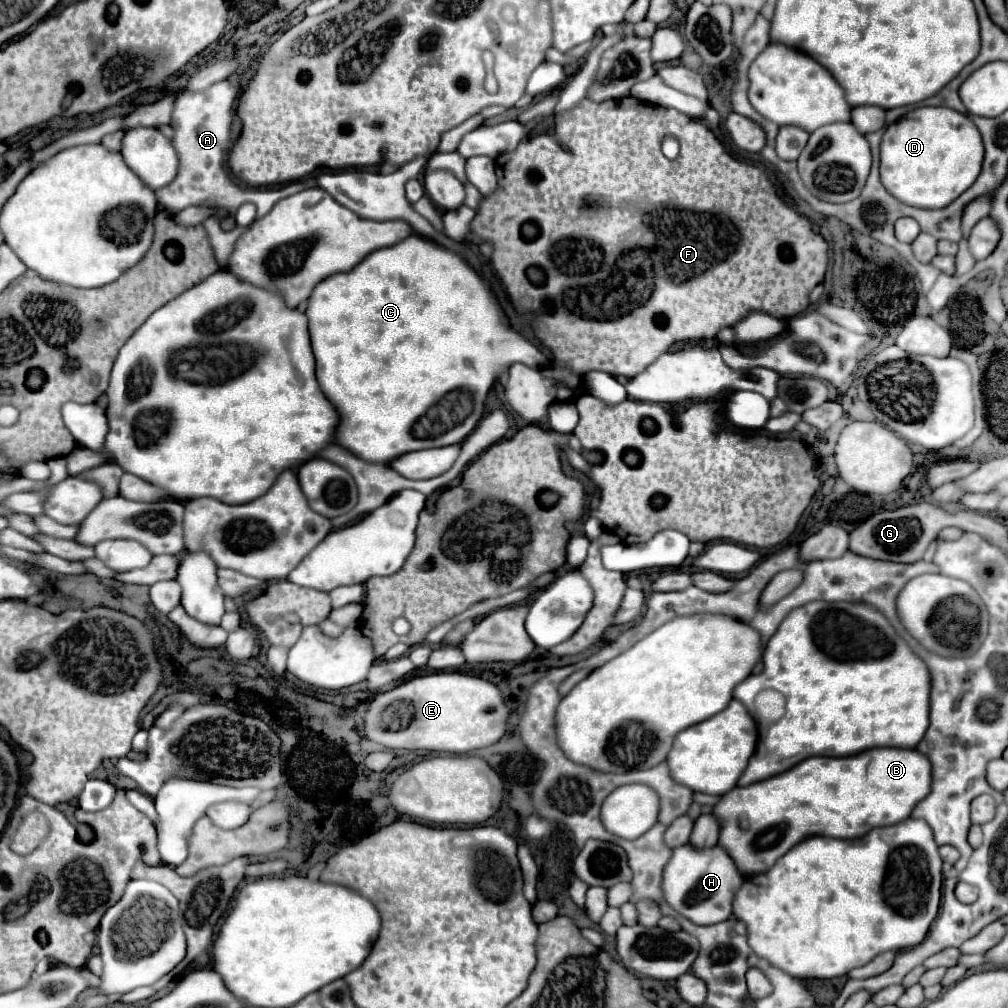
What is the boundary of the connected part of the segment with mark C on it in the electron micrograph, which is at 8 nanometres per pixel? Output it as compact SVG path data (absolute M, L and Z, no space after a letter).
M410 235L408 239L384 247L380 251L372 251L368 259L360 261L352 271L340 273L340 275L330 275L328 279L320 281L310 299L308 299L308 331L310 331L310 341L312 341L312 351L316 357L316 379L324 395L332 401L334 409L338 411L338 427L334 433L334 443L352 451L352 455L364 459L366 463L390 463L392 459L418 451L418 449L430 449L430 447L446 447L452 443L460 443L466 439L466 435L476 427L478 419L484 413L484 401L494 385L494 381L500 377L500 373L510 367L512 363L524 363L528 367L546 367L548 357L534 347L530 341L526 341L520 333L512 331L502 315L498 305L494 303L490 291L482 283L482 279L476 275L476 271L462 259L462 257L450 248L437 244L434 241L422 238L418 235Z

